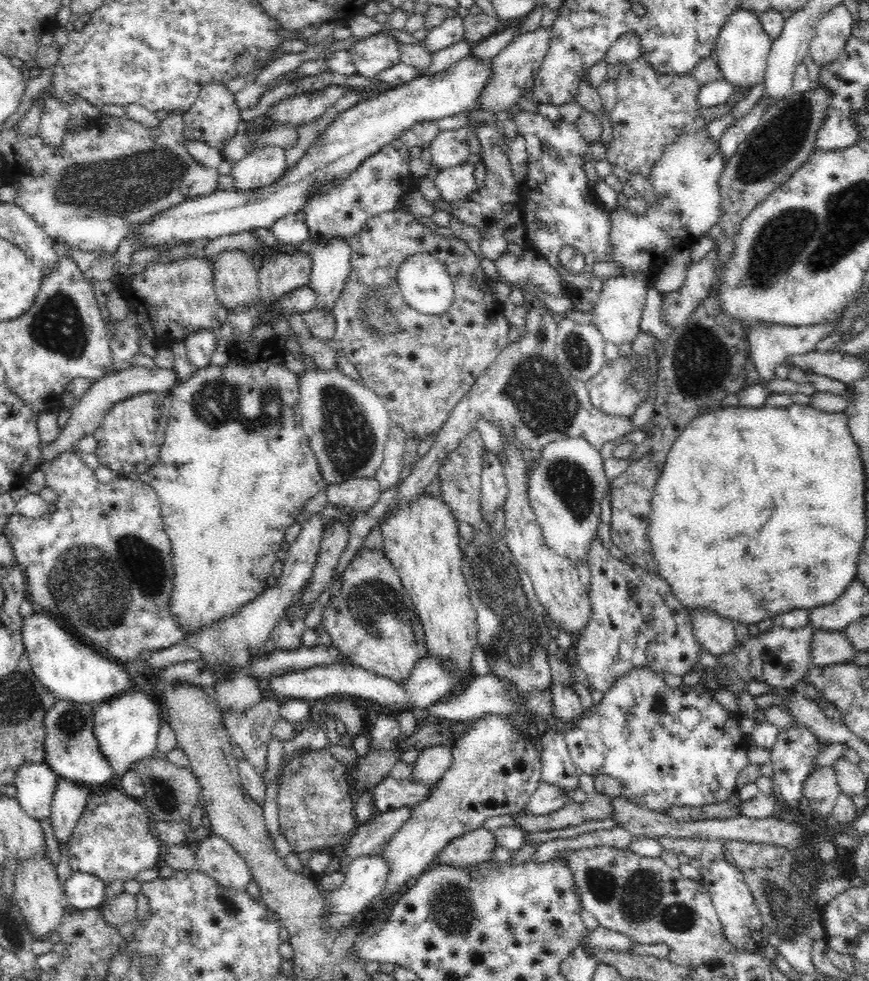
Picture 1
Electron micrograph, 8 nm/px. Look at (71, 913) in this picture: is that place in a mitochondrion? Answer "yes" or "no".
no

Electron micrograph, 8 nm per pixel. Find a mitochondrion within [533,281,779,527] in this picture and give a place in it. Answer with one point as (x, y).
(571, 481)

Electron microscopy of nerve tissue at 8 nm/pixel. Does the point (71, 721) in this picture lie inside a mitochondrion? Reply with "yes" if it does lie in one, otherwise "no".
yes

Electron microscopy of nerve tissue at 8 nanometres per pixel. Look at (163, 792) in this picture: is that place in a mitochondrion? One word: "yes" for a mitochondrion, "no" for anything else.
yes

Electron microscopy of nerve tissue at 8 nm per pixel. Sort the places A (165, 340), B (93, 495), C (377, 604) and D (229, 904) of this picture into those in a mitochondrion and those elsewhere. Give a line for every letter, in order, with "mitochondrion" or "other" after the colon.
A: other
B: other
C: mitochondrion
D: mitochondrion

